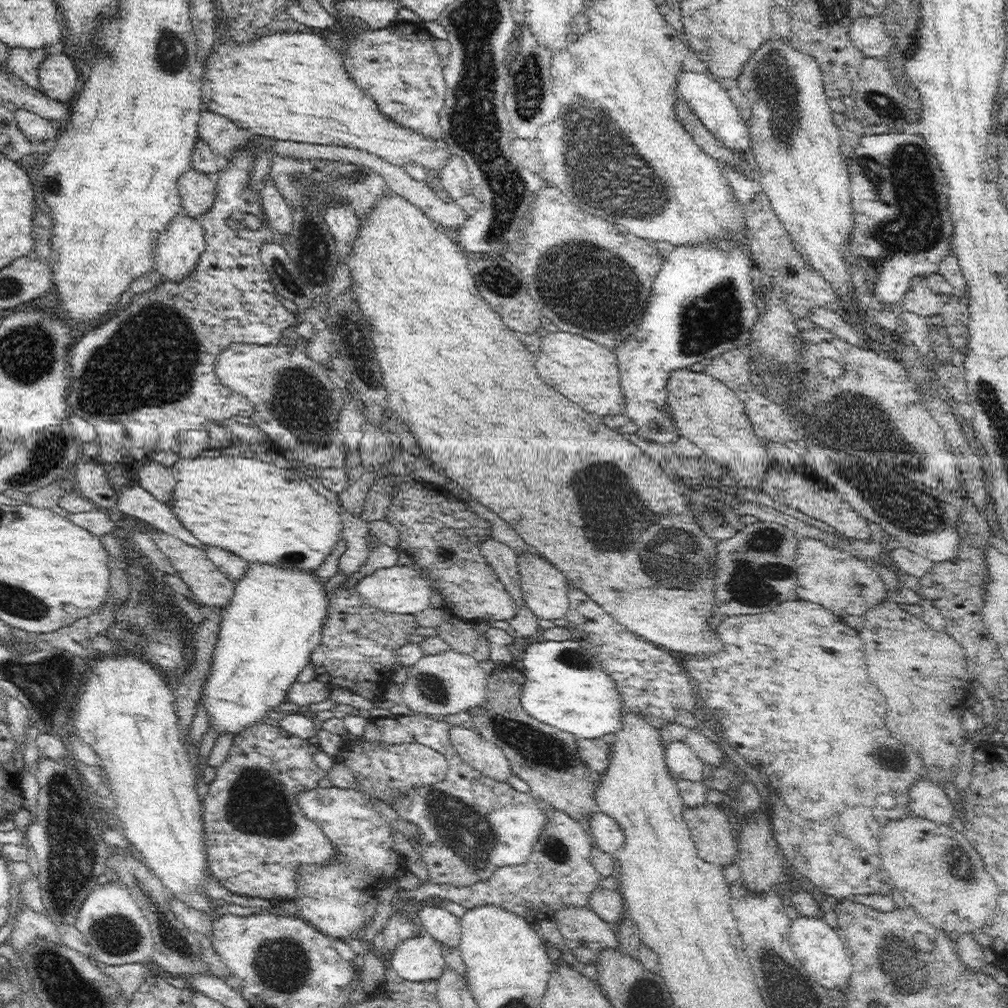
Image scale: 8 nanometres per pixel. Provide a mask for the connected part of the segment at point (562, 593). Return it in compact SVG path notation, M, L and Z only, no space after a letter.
M522 555L519 557L520 584L522 599L532 615L542 625L552 625L553 620L566 618L569 611L569 600L566 590L565 576L548 560L538 559L536 555Z

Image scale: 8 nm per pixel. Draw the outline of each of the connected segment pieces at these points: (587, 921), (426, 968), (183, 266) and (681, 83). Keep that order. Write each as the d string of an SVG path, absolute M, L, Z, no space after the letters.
M567 906L555 912L553 920L567 948L578 962L595 965L603 950L616 950L619 940L615 931L589 907Z
M424 930L400 944L390 958L391 969L404 980L419 983L437 981L447 964L441 946Z
M187 211L180 212L160 230L154 246L154 268L162 275L162 278L184 278L192 266L196 266L200 254L205 249L205 234L203 222L200 217L187 214Z
M686 68L677 79L677 93L712 135L740 154L750 149L748 123L742 117L740 107L732 102L727 90L716 78L710 76L708 72L697 72Z

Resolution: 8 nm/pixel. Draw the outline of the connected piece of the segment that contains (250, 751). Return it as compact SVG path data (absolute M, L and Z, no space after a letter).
M263 721L254 722L246 726L239 733L235 734L233 744L225 760L216 768L217 773L214 780L209 783L209 790L203 800L203 819L206 828L206 839L208 839L208 853L210 853L211 876L235 895L246 897L259 897L268 900L292 900L296 895L296 883L294 883L294 872L298 866L306 864L318 864L327 862L333 854L333 847L328 838L314 824L314 821L304 814L299 796L302 793L310 792L317 787L318 781L326 777L327 771L322 770L313 760L315 753L321 750L318 743L318 735L314 734L307 739L301 739L295 734L286 732L280 726L266 724Z

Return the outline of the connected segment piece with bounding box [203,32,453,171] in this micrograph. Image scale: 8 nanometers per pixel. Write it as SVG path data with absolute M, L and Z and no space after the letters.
M318 33L268 35L259 41L236 45L226 38L216 45L215 53L205 68L203 86L205 109L226 116L240 128L273 140L293 140L308 144L336 145L374 154L400 168L408 165L441 171L452 158L449 146L442 139L418 134L380 110L372 94L368 94L346 70L342 48Z

